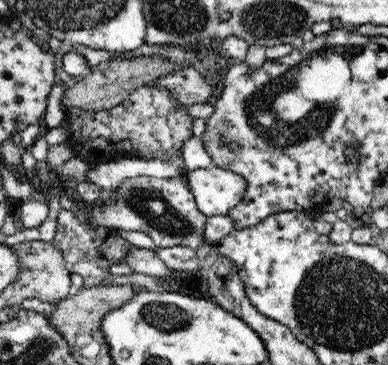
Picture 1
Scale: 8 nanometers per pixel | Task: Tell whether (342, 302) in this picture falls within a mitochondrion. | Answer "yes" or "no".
yes

